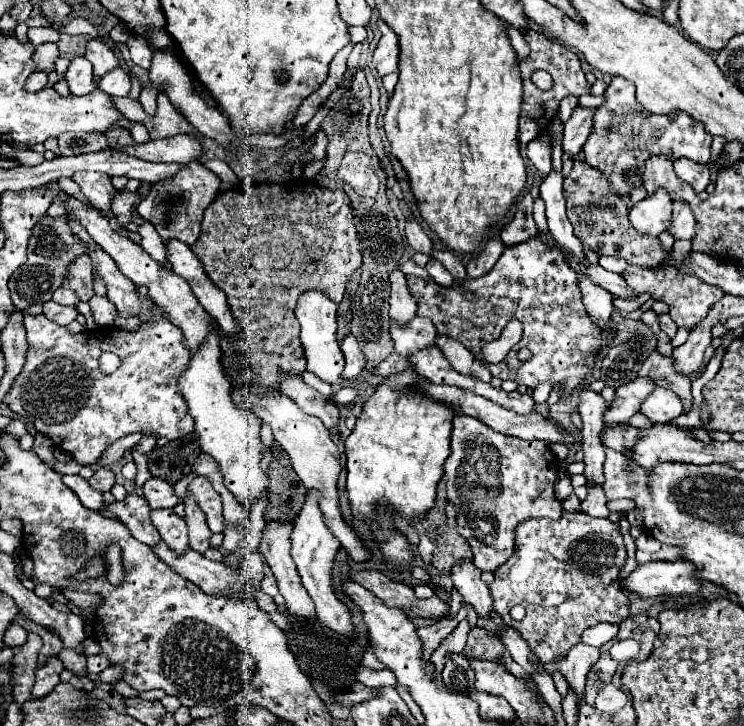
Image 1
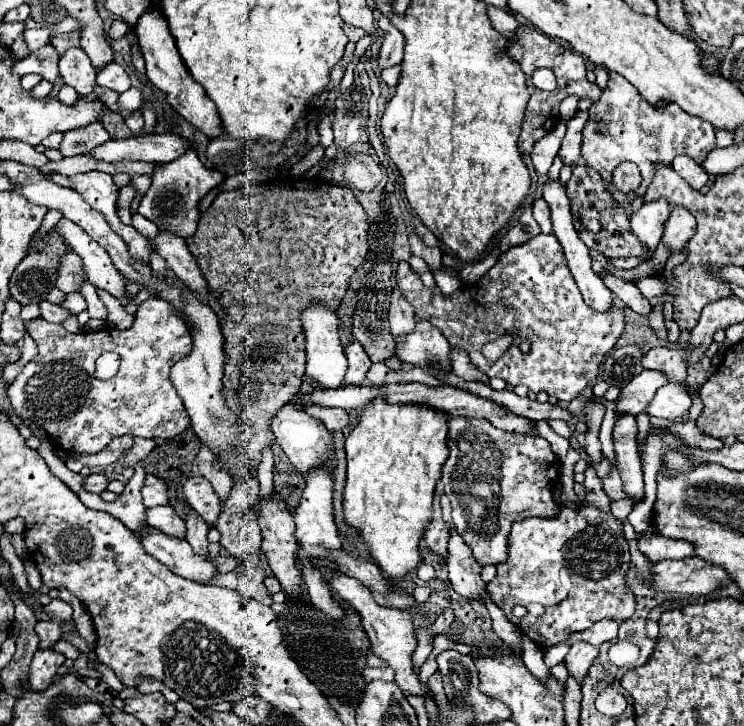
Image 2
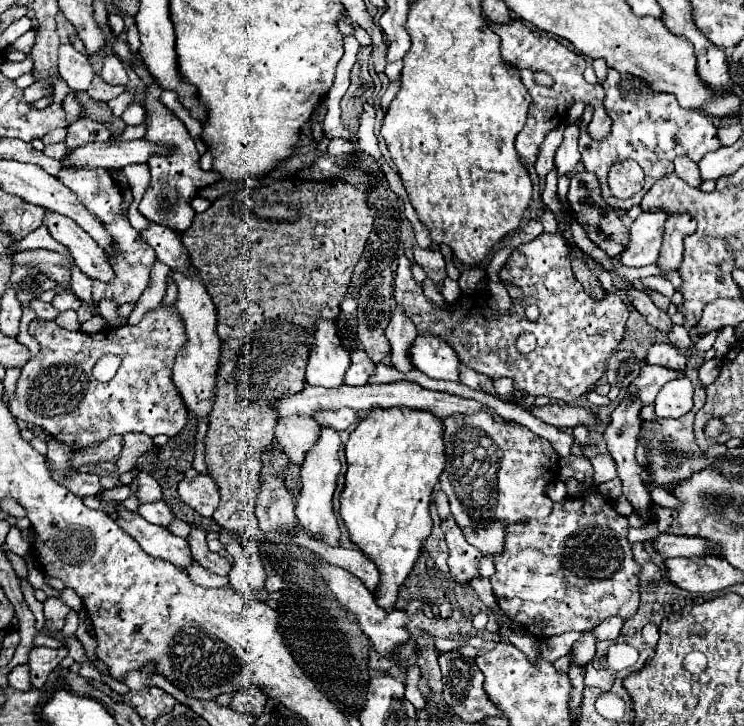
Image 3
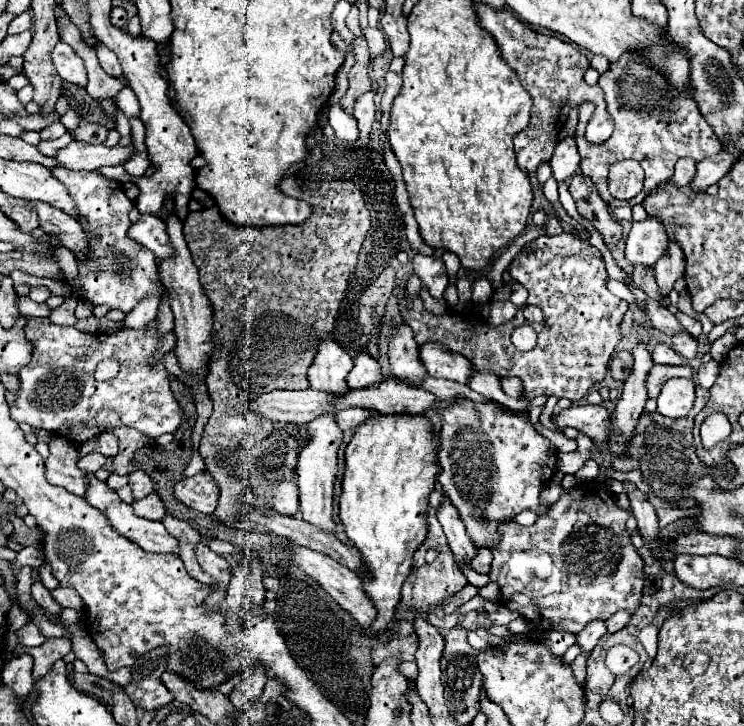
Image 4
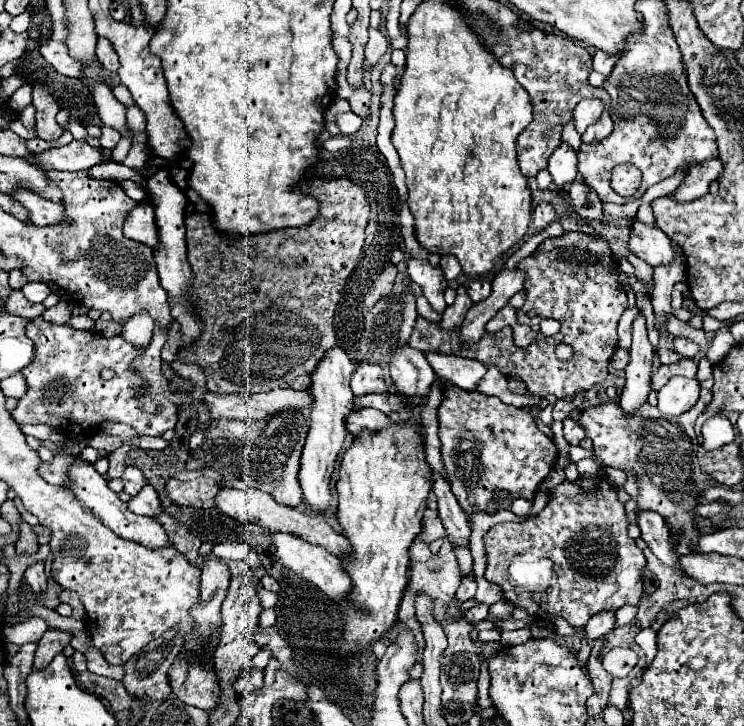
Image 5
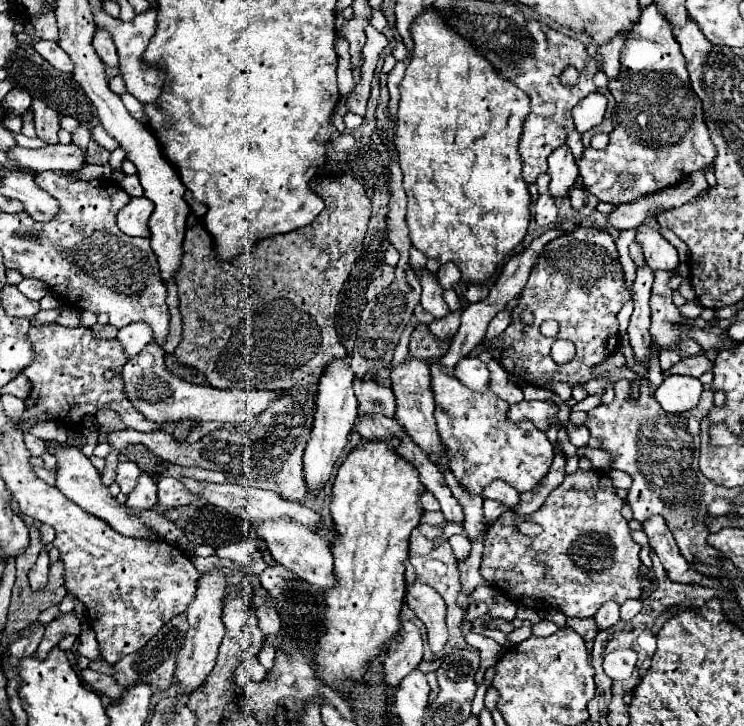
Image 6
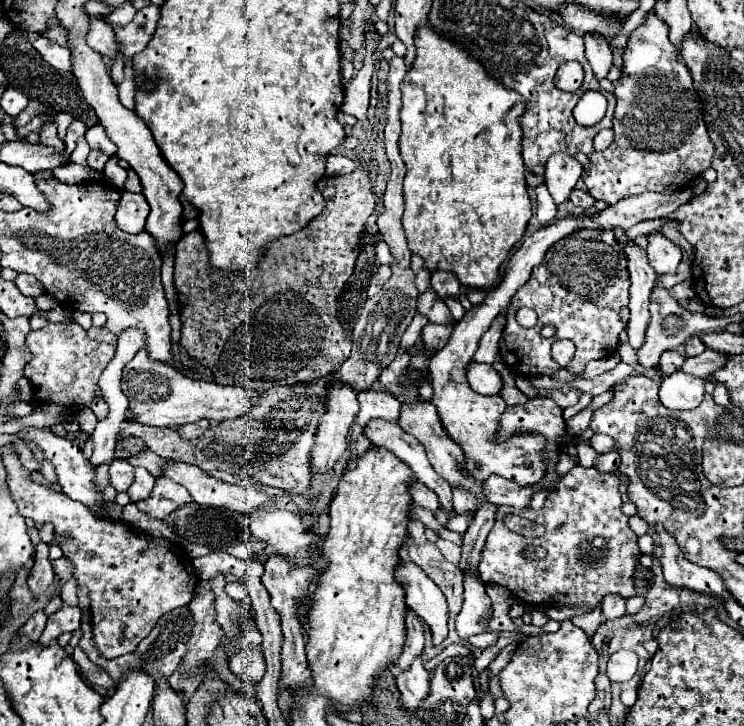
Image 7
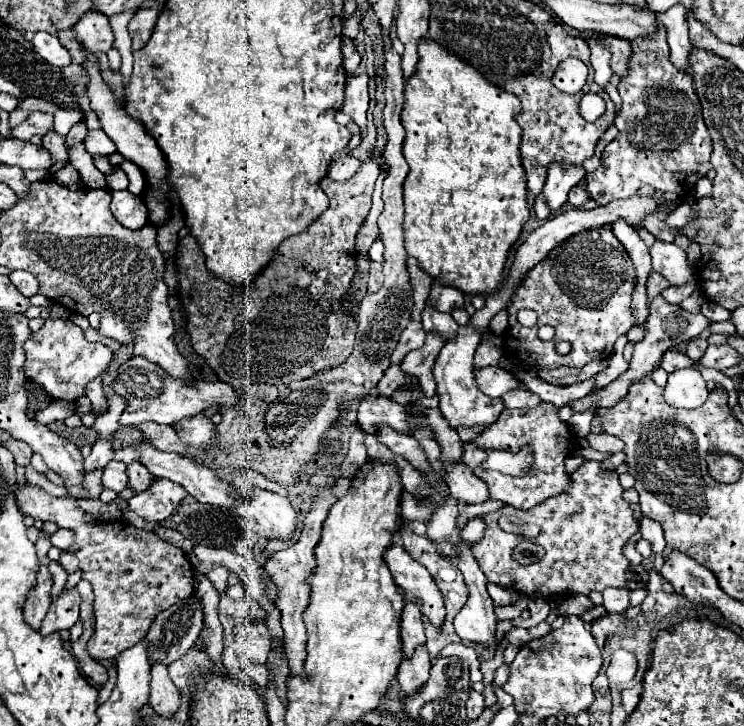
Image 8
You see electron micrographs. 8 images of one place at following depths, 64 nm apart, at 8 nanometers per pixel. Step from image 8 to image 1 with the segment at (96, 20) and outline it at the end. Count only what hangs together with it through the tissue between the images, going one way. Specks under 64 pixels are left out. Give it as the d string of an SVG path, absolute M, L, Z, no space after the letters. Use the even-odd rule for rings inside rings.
M114 68L100 78L98 88L110 96L126 96L130 92L130 84L130 76L122 68Z

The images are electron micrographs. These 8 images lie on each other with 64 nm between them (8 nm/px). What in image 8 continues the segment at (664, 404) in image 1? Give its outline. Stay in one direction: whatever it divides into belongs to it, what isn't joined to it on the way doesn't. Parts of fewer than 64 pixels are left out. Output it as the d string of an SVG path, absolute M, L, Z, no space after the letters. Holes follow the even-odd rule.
M682 368L668 376L664 398L676 408L698 408L708 398L706 380L696 368Z

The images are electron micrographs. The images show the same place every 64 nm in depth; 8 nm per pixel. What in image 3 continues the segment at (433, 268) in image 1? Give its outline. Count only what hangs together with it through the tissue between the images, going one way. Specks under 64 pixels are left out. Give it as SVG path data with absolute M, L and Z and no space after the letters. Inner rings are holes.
M450 278L444 280L444 286L442 286L440 292L442 292L442 296L444 296L444 300L446 300L448 304L454 304L454 302L460 298L458 282L454 282L454 280L450 280Z

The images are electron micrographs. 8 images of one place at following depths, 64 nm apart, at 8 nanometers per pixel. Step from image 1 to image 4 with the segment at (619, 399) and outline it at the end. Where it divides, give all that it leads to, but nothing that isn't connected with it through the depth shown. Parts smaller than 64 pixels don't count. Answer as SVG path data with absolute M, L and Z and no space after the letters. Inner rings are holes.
M654 364L652 372L648 374L648 396L656 398L660 388L664 386L664 382L670 378L692 378L692 376L694 376L694 370L688 364L682 364L682 366Z

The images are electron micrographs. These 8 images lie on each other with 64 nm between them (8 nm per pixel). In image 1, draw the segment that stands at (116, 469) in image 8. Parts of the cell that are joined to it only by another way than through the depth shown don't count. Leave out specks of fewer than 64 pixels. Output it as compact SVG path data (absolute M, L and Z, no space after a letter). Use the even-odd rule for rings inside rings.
M162 478L146 480L146 484L142 486L142 492L150 508L174 508L178 504L178 498L172 486Z

